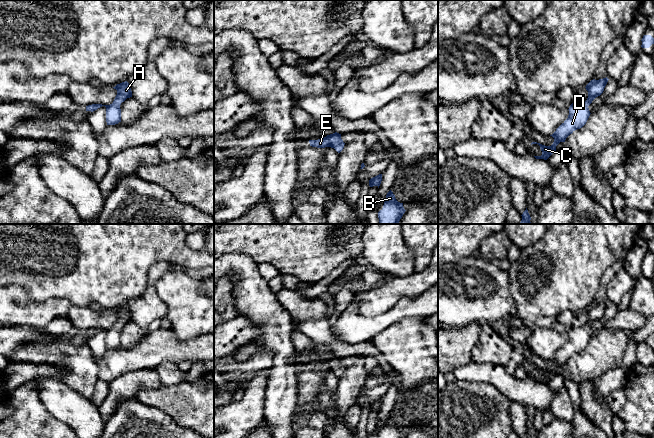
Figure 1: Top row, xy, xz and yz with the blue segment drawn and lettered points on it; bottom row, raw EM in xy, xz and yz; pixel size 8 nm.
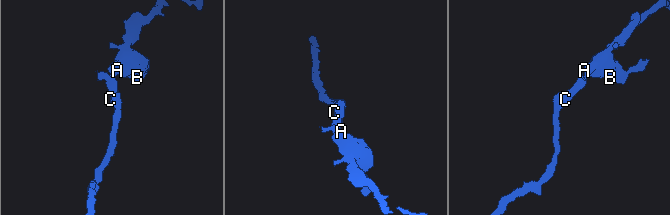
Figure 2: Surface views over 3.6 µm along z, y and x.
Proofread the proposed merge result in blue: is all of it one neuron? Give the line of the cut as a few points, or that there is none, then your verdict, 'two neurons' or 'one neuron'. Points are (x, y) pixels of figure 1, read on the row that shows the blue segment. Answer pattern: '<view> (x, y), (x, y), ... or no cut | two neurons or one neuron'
no cut | one neuron

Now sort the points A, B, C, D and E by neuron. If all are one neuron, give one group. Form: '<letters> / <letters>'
A B C D E

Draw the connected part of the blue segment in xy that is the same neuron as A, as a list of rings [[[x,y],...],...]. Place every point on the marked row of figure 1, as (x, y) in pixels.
[[[127,81],[117,84],[113,88],[117,90],[117,95],[112,104],[110,105],[92,104],[92,105],[86,106],[86,111],[91,111],[91,112],[97,110],[98,108],[102,106],[105,106],[107,125],[115,125],[121,122],[120,105],[127,98],[132,97],[132,91]]]

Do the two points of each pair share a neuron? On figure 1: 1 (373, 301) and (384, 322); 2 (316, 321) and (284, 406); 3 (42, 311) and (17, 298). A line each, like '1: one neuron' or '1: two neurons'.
1: two neurons
2: two neurons
3: one neuron

